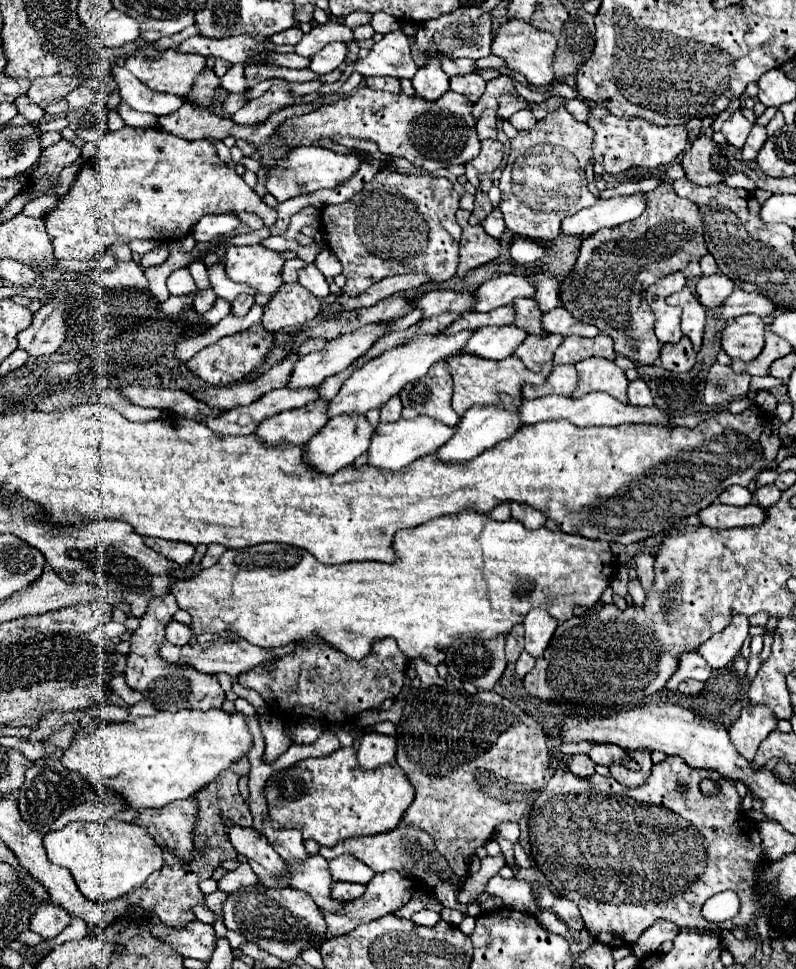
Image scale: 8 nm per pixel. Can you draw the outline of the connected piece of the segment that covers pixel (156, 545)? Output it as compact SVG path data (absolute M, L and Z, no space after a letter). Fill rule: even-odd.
M144 538L144 542L160 552L162 556L166 556L168 560L172 560L178 566L186 566L190 564L192 556L194 556L194 546L188 546L184 542L168 542L168 540L160 540L160 538Z

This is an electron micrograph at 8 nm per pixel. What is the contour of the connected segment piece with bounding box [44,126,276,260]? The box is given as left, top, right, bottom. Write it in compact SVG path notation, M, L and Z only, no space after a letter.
M124 126L122 130L118 132L106 132L102 140L94 143L96 146L96 154L92 154L92 143L87 142L82 150L81 155L84 161L76 180L73 181L69 190L62 195L60 202L56 204L54 210L50 210L46 214L46 232L52 240L52 246L54 246L54 258L58 260L90 260L96 252L102 252L104 248L108 248L108 244L128 244L130 240L134 238L144 238L144 240L172 240L172 238L182 238L190 232L190 228L206 214L224 214L224 212L252 212L252 214L258 214L266 226L272 226L276 222L276 210L270 210L260 196L256 196L256 192L244 184L244 180L236 174L234 168L228 168L226 164L222 164L222 160L218 158L216 154L216 148L210 140L194 140L194 142L188 142L184 138L178 138L178 136L172 136L168 132L162 132L158 128L130 128L130 126Z

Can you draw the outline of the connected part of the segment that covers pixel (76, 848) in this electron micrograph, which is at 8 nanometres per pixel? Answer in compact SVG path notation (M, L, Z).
M70 822L58 832L44 836L44 848L52 864L70 870L78 890L92 902L110 902L142 886L146 878L162 868L163 851L144 828L132 822Z

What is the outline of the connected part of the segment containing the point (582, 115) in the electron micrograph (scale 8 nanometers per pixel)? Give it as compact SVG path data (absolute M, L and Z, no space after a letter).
M568 100L566 102L566 108L568 108L568 112L578 120L578 122L586 122L588 120L588 114L590 114L590 108L582 102L582 100Z

